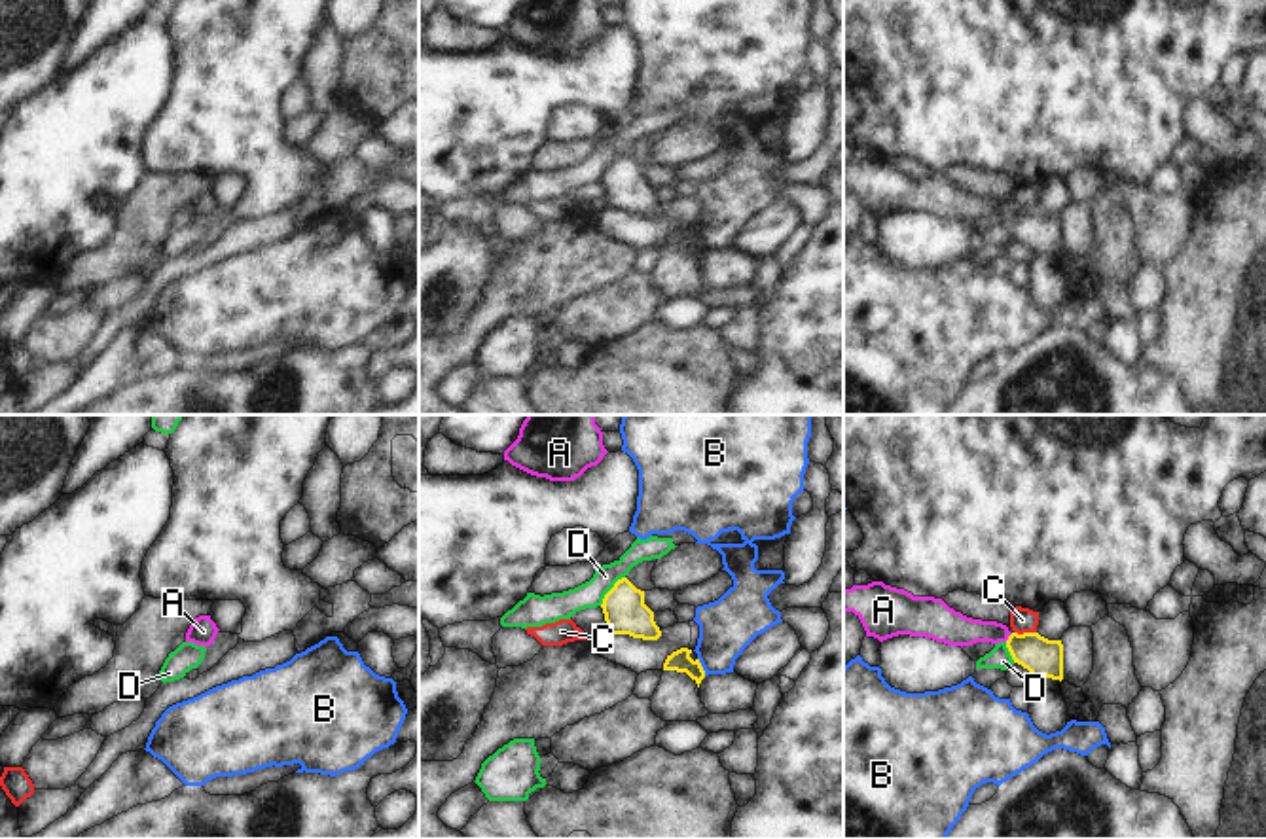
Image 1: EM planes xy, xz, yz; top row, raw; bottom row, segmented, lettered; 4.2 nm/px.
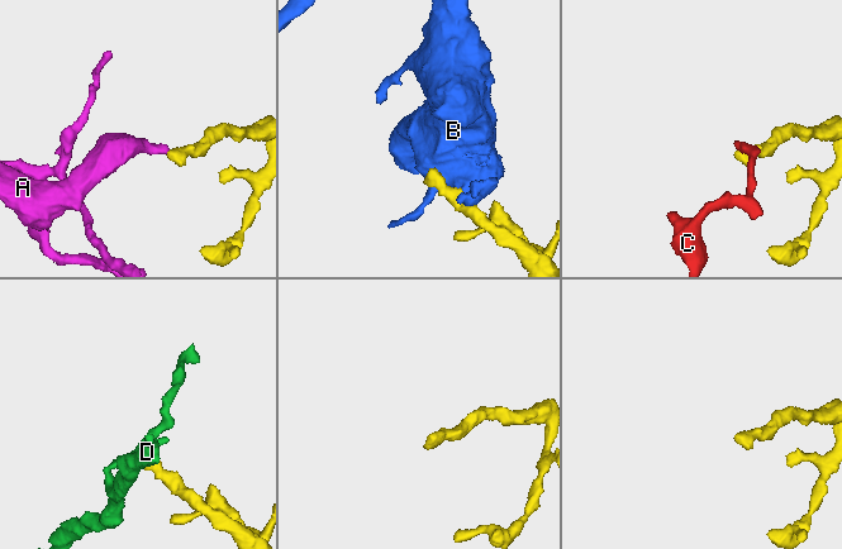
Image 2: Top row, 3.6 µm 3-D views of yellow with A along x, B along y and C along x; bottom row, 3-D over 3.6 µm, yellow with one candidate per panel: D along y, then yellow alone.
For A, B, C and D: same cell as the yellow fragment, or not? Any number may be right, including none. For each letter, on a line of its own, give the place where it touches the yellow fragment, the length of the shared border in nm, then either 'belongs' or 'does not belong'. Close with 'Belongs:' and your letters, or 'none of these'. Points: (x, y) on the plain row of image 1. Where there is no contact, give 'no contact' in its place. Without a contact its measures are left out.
A: contact yz (1009, 213); length 50 nm; belongs
B: contact xz (702, 243); length 90 nm; does not belong
C: contact yz (1026, 209); length 100 nm; does not belong
D: contact xz (611, 165); length 170 nm; does not belong
Belongs: A

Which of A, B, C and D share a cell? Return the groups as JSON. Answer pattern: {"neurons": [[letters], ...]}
{"neurons": [["A"], ["B", "C"], ["D"]]}

